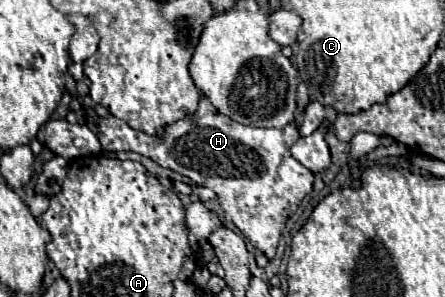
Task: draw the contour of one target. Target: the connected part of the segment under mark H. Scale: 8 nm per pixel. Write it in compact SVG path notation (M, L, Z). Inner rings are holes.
M205 96L199 100L199 108L195 114L167 126L161 136L149 136L145 132L137 132L129 128L123 120L117 120L115 116L99 118L97 126L99 126L99 142L105 150L111 150L111 152L133 150L141 156L151 158L159 166L189 178L197 186L211 188L217 194L217 200L225 216L229 218L229 222L233 222L257 250L265 252L267 258L275 256L287 218L297 210L301 200L313 190L313 182L315 182L313 172L309 172L309 168L299 164L289 152L289 148L299 140L299 130L295 124L287 124L285 128L265 128L265 130L243 126L219 114L217 108Z

